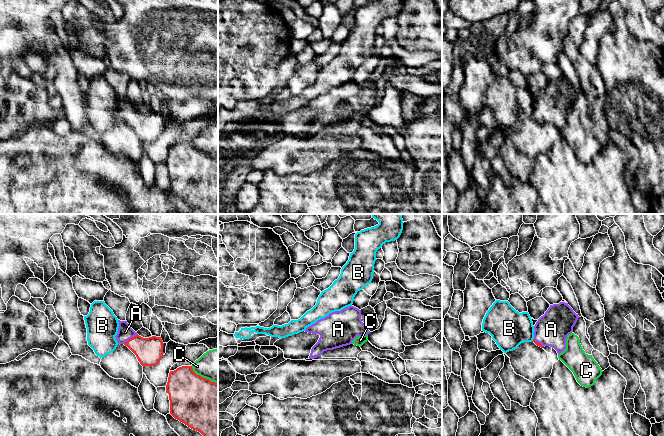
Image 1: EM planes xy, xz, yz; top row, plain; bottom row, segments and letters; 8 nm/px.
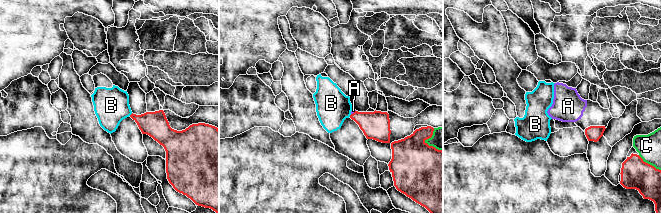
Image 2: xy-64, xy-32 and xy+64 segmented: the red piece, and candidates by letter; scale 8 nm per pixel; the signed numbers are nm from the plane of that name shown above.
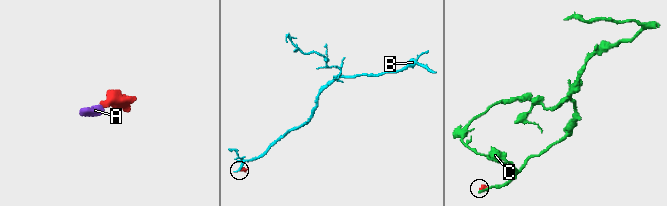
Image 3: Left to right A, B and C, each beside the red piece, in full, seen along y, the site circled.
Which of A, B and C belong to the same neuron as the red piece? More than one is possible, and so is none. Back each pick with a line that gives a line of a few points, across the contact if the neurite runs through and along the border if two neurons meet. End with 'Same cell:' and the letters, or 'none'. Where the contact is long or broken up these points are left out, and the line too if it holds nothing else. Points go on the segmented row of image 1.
A: line xy (149, 351), (139, 346), (131, 338), (125, 332)
Same cell: A

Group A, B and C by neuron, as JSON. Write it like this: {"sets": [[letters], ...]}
{"sets": [["A"], ["B"], ["C"]]}

